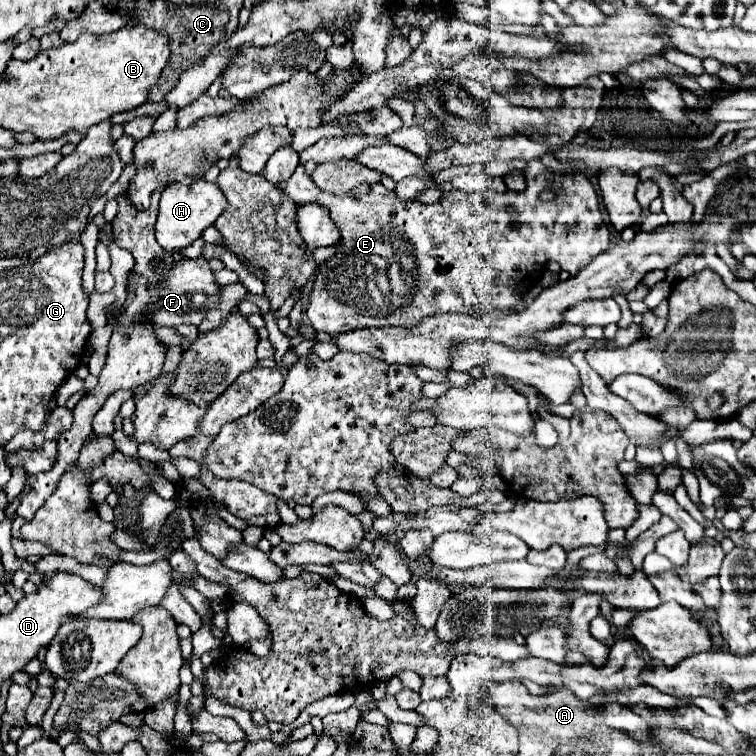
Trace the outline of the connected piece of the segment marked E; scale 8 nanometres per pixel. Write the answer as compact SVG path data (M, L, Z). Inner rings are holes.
M539 160L529 164L527 190L521 194L507 194L511 202L507 202L505 206L511 204L519 211L515 228L510 225L511 219L508 215L494 219L490 213L484 212L484 206L487 205L484 204L485 196L481 192L467 194L461 190L451 190L443 194L435 204L421 204L417 200L397 200L395 192L389 192L383 184L361 184L343 196L333 196L319 190L315 182L311 182L311 178L305 174L303 164L295 168L287 182L283 182L281 190L299 204L323 204L325 208L329 208L333 222L341 230L337 254L325 262L325 268L321 272L315 274L307 308L311 326L327 334L373 326L411 328L419 324L425 316L443 312L461 312L479 318L497 310L497 302L493 300L495 288L499 296L499 308L513 310L523 300L523 294L527 294L531 286L543 276L543 266L547 266L547 262L555 260L561 264L561 268L565 268L565 272L575 276L583 266L587 266L587 262L591 262L591 258L607 252L611 236L607 218L599 208L599 198L591 182L583 174L577 174L565 178L561 184L559 180L551 178L547 168ZM549 182L557 182L561 186L559 196L551 202L543 202L539 194L547 188Z

